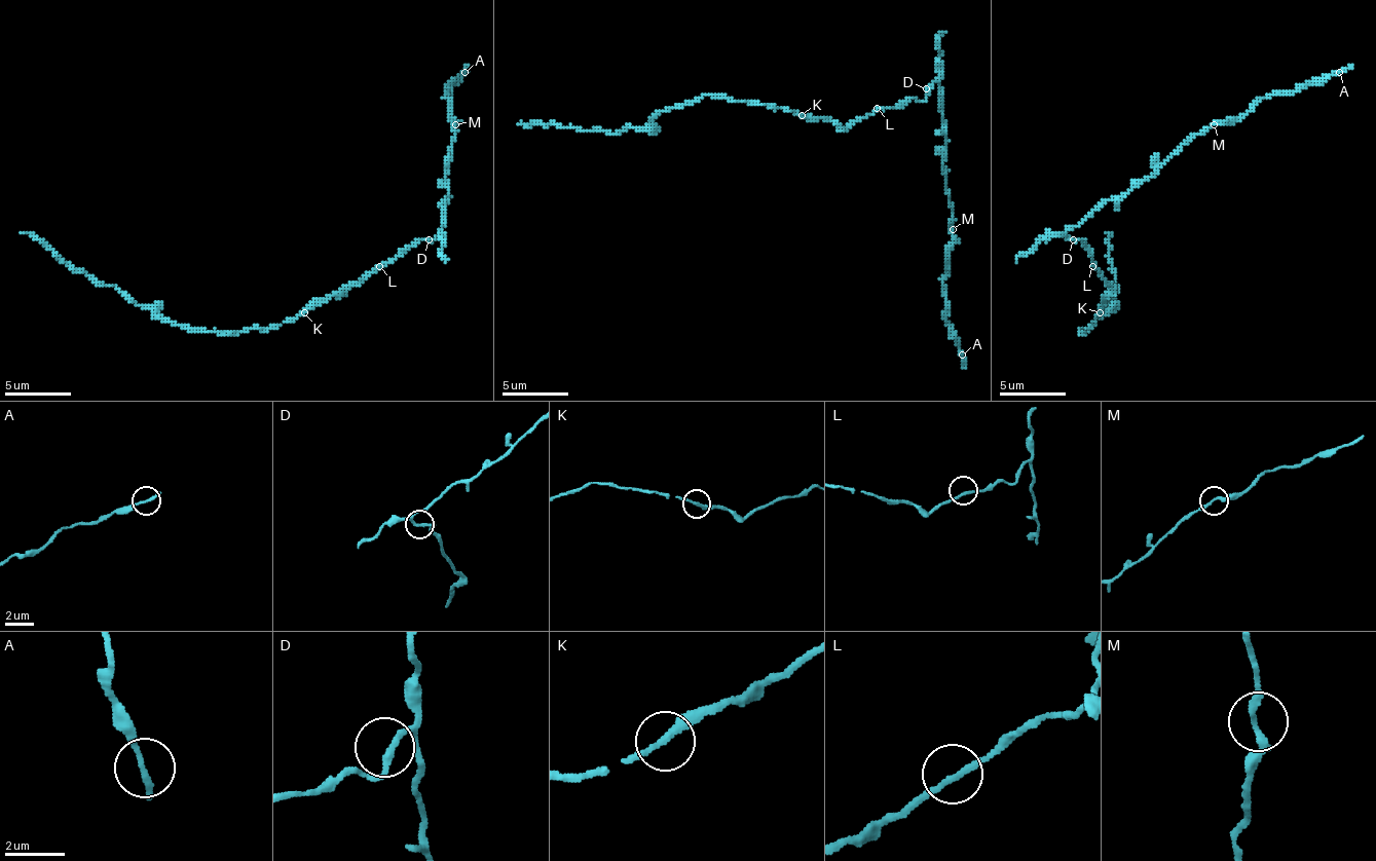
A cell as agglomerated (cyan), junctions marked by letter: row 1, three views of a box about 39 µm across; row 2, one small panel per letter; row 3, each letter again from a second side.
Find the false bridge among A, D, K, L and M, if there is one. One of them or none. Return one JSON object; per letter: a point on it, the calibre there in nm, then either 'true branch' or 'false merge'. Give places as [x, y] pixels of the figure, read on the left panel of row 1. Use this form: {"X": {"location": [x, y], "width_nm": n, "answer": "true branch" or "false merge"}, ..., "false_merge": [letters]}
{"A": {"location": [465, 72], "width_nm": 180, "answer": "true branch"}, "D": {"location": [429, 239], "width_nm": 200, "answer": "true branch"}, "K": {"location": [304, 312], "width_nm": 220, "answer": "true branch"}, "L": {"location": [379, 266], "width_nm": 200, "answer": "true branch"}, "M": {"location": [455, 124], "width_nm": 220, "answer": "true branch"}, "false_merge": []}

